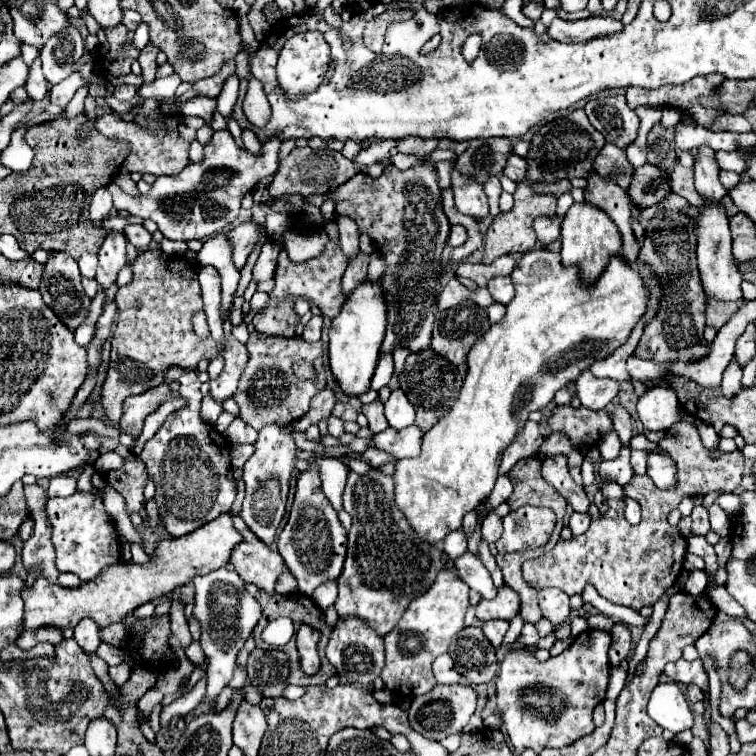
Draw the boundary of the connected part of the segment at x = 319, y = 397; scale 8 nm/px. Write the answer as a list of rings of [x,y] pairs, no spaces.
[[[330,388],[320,390],[320,394],[316,394],[316,398],[312,398],[312,406],[308,410],[308,414],[304,418],[300,418],[298,422],[294,422],[296,430],[306,430],[310,424],[320,422],[322,418],[328,418],[332,408],[336,404],[336,392]]]

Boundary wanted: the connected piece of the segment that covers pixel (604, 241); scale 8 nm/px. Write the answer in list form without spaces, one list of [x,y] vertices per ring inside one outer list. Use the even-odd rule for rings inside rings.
[[[580,202],[580,204],[572,204],[572,208],[566,212],[564,222],[562,222],[562,264],[564,266],[572,266],[578,264],[580,266],[580,274],[586,282],[594,282],[600,272],[604,270],[604,264],[608,264],[608,258],[612,254],[618,254],[622,250],[622,236],[616,228],[616,224],[608,218],[608,214],[588,202]]]

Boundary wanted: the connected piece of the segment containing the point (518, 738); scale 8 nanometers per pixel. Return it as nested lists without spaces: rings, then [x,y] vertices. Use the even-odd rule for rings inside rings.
[[[584,630],[570,648],[546,662],[538,662],[534,654],[520,648],[504,654],[496,678],[496,698],[516,754],[524,748],[532,748],[536,754],[544,748],[564,748],[594,730],[592,710],[604,700],[610,678],[608,648],[608,632]]]

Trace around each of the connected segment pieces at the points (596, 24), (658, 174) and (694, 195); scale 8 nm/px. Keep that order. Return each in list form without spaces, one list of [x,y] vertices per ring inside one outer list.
[[[592,16],[586,20],[568,22],[562,18],[554,18],[548,26],[548,36],[558,42],[586,42],[604,34],[620,32],[624,24],[620,20],[614,20],[612,16]]]
[[[646,162],[644,166],[634,170],[628,194],[630,194],[630,200],[636,202],[636,206],[648,208],[662,202],[668,190],[670,190],[670,184],[666,180],[666,172]]]
[[[678,164],[670,176],[671,188],[674,194],[684,196],[692,206],[702,206],[704,204],[704,198],[694,188],[694,176],[692,176],[690,168]]]

